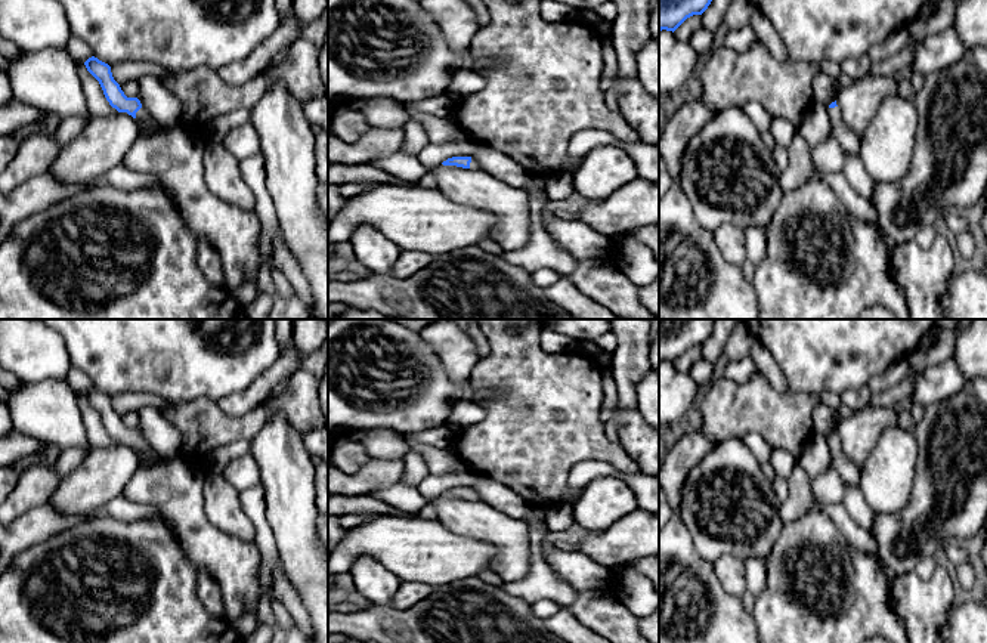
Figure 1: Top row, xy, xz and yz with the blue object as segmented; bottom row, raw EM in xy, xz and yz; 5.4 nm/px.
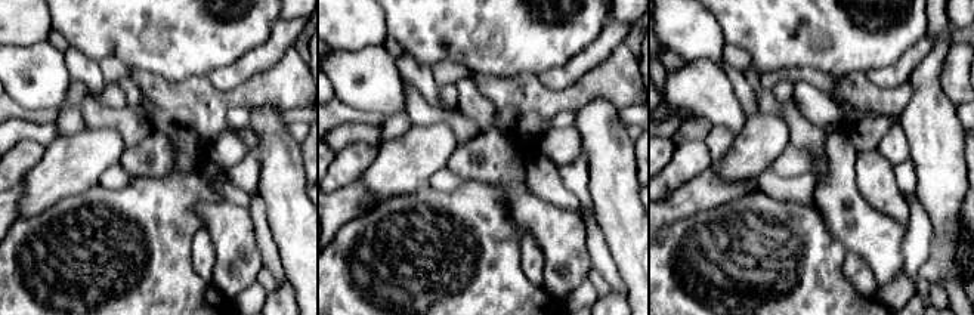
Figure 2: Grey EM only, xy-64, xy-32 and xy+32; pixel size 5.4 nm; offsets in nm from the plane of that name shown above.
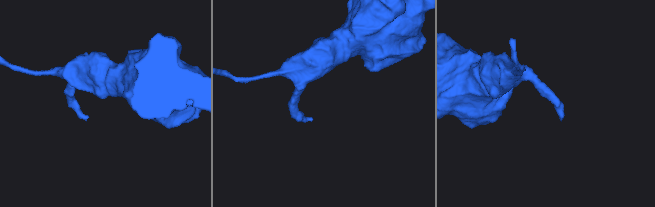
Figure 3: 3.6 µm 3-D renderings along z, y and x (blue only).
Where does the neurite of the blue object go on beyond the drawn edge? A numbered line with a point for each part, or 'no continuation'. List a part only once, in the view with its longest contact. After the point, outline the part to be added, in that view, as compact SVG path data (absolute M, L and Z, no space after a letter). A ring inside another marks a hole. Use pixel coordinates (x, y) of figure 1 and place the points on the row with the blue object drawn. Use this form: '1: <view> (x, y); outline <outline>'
1: xy (148, 126); outline M142 106L137 112L136 112L136 123L140 126L140 136L148 137L152 135L158 135L161 132L165 130L167 124L160 124L157 123L148 112L146 109Z

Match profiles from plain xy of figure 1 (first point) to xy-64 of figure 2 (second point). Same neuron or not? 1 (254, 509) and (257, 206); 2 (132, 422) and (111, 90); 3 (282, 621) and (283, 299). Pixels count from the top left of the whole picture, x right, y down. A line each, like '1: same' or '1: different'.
1: different
2: same
3: different

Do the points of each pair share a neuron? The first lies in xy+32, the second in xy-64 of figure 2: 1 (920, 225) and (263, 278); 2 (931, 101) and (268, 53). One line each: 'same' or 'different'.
1: different
2: different

